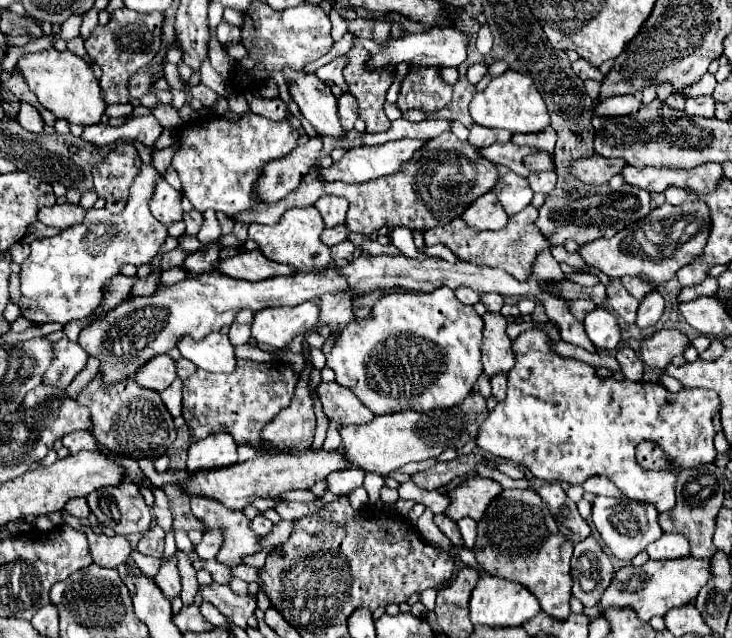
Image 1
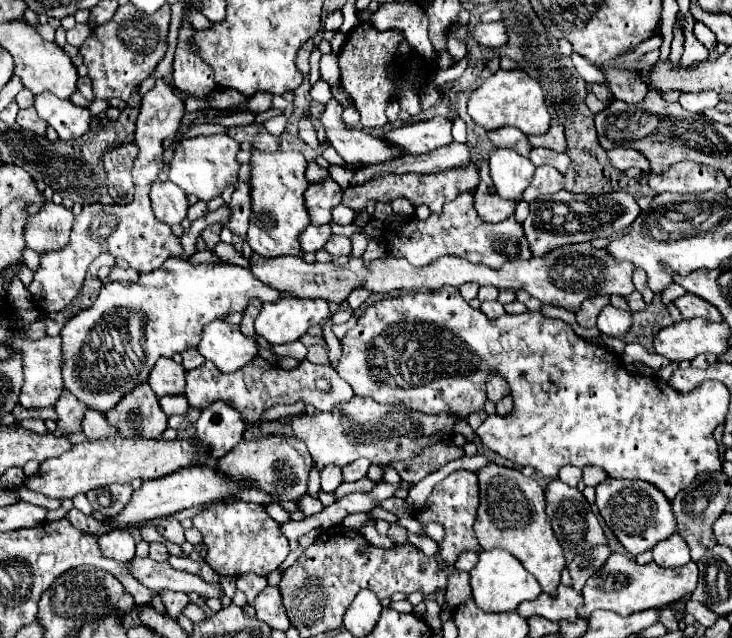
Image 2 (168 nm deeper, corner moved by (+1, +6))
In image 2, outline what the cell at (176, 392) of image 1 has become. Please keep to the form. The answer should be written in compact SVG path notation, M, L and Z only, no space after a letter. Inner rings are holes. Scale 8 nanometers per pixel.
M160 396L160 406L168 416L186 414L188 400L184 396Z

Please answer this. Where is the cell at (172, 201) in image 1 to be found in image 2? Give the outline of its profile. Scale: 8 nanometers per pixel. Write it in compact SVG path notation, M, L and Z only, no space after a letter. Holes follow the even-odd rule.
M156 180L152 184L152 192L150 192L150 200L152 200L152 210L154 216L168 224L180 224L186 218L186 210L188 210L188 200L186 194L182 192L182 188L178 188L172 182L160 182Z

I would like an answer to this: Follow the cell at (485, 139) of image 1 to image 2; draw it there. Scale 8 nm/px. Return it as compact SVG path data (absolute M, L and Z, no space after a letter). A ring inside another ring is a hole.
M498 128L498 132L488 132L488 138L498 148L512 148L518 150L522 156L528 156L532 146L526 140L524 132L518 132L518 128Z

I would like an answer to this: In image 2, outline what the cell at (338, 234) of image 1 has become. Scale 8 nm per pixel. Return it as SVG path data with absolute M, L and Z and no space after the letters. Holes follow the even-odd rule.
M310 224L302 234L300 234L300 246L304 252L316 252L320 250L328 238L332 236L332 230L330 230L330 224L324 224L324 226L314 226Z

